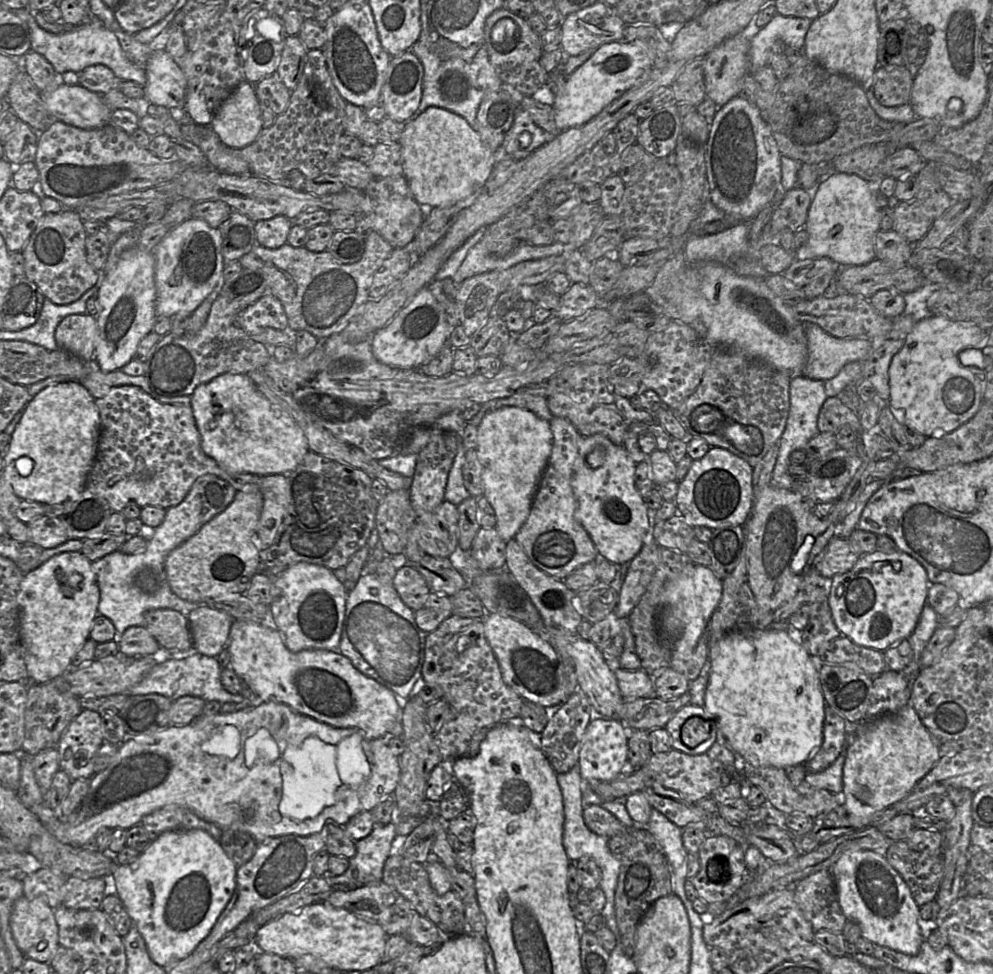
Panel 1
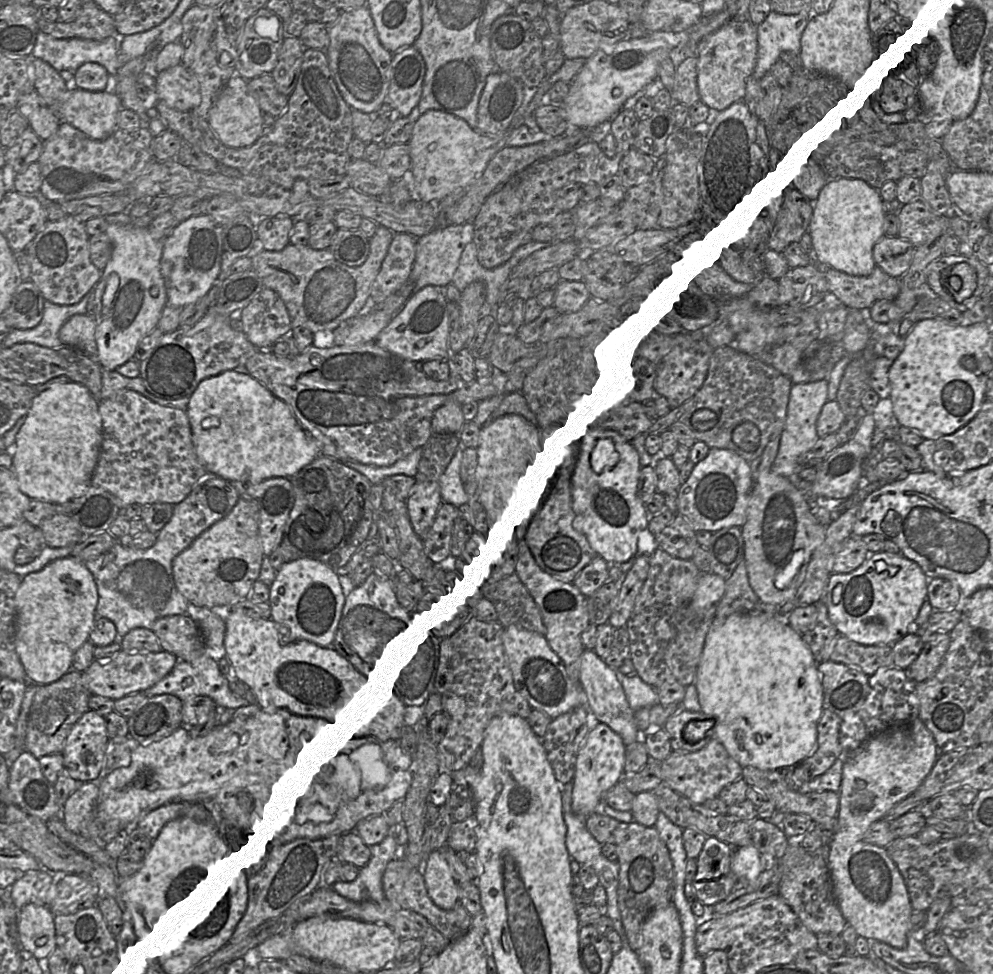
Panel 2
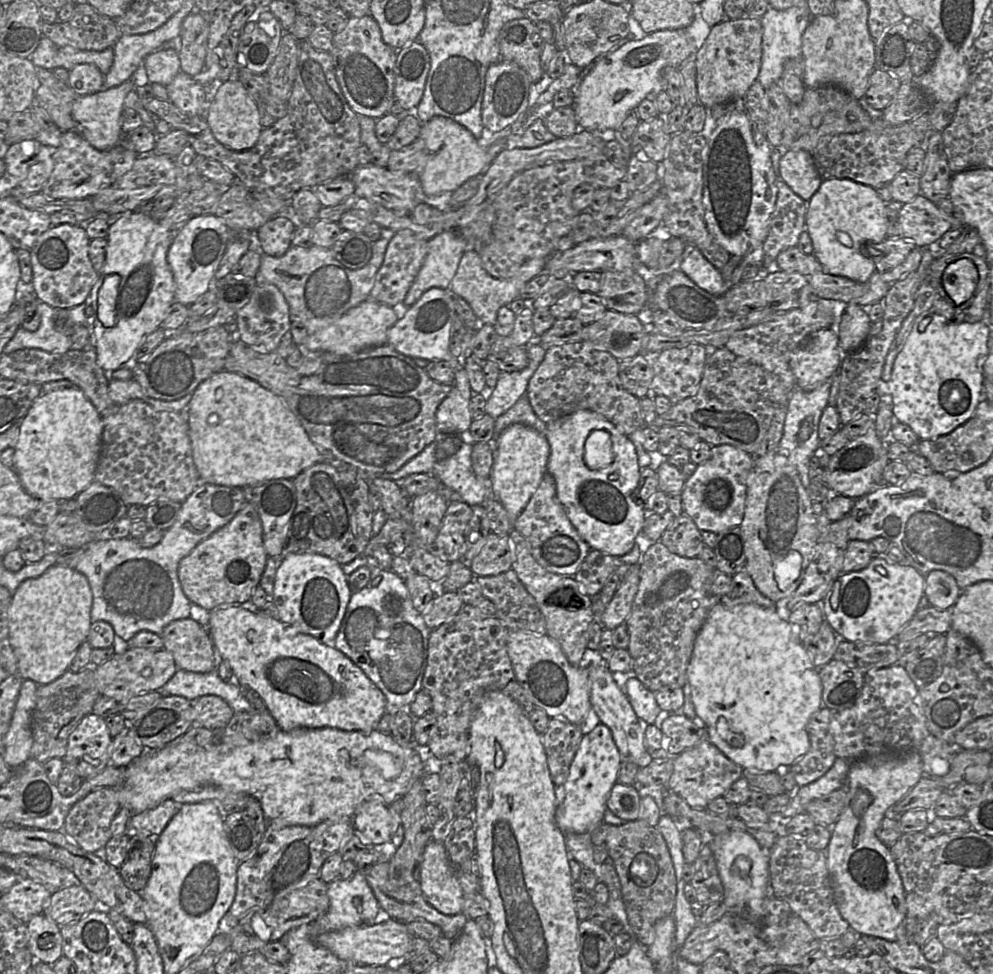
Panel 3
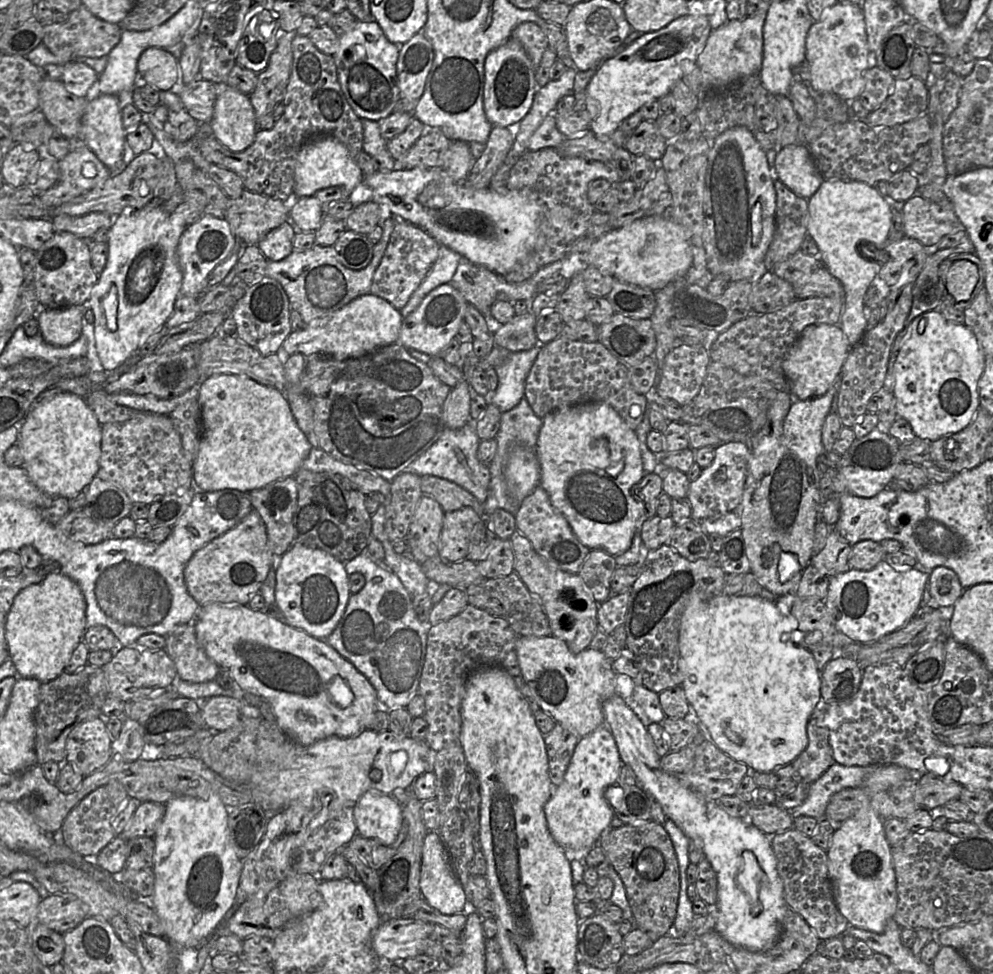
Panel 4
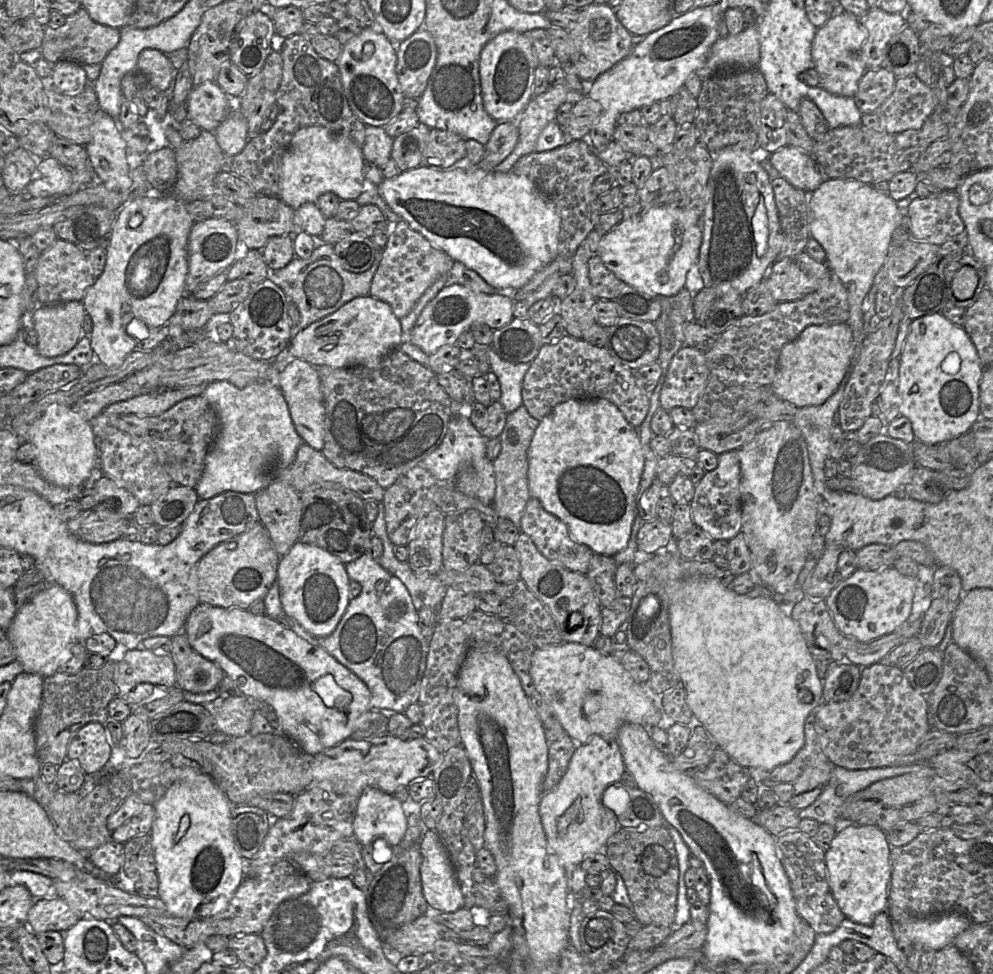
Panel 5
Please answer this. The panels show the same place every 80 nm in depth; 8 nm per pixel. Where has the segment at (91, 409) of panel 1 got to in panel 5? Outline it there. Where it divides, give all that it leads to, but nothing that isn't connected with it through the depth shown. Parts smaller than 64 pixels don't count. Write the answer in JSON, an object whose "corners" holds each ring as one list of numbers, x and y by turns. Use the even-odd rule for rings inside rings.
{"corners":[[51,404,29,430,29,441,35,449,34,465,49,482,60,487,82,485,98,465,98,448,89,421,71,407]]}

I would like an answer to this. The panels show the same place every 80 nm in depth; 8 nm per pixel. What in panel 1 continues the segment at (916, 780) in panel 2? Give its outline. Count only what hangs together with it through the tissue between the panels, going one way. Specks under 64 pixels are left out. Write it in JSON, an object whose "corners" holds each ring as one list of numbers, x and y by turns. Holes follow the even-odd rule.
{"corners":[[911,704,895,713,860,722,847,749,840,804,854,816,869,818,904,799,940,758,937,746],[848,850,832,866,831,873,835,882,840,907,847,921,857,922,861,928,861,937,874,945,916,955,925,940,925,922,920,918,920,907,900,874,889,864,883,851]]}

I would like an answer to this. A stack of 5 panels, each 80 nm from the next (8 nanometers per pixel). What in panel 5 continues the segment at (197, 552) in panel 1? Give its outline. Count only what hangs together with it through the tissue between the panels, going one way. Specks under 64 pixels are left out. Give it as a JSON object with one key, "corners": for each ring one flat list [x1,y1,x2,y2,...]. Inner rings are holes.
{"corners":[[256,522,244,533,217,544,198,561,195,571,199,601,248,610,255,601,264,599,277,579,280,557,264,525]]}

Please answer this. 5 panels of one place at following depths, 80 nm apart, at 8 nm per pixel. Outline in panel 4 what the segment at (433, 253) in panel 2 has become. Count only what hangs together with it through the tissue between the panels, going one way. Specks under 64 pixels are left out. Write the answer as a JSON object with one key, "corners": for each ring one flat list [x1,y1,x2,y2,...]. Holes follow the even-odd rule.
{"corners":[[439,245,436,261,421,284,413,292,407,304,400,310,402,318,412,313,432,290,440,285,449,284,451,282,461,257,459,253,450,248]]}

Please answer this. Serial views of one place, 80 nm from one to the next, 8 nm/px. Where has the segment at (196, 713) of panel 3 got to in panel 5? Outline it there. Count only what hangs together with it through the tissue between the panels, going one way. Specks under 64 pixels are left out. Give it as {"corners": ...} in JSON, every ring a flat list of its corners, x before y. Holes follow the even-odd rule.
{"corners":[[242,697,222,699,202,704,214,715,216,730,230,737,241,737,249,733,253,708]]}

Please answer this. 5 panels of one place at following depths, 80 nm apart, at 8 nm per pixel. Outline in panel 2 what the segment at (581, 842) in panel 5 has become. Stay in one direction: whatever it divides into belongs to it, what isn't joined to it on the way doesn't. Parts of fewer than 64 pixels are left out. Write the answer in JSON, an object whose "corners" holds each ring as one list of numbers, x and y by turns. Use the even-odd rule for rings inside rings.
{"corners":[[588,713,587,727,588,733,576,757,571,804,572,811,585,818,597,811,602,802,603,794,622,779,625,762,625,744,619,734,605,723,596,720,592,713]]}

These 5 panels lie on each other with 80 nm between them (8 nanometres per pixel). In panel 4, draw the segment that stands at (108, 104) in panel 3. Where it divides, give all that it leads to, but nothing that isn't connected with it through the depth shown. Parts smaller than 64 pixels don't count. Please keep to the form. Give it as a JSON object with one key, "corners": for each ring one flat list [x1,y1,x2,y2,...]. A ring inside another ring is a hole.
{"corners":[[101,94,88,101,82,117,81,138,89,149,106,166,111,175,120,174,134,159,134,154,126,143,126,129,122,122,122,111,115,95]]}

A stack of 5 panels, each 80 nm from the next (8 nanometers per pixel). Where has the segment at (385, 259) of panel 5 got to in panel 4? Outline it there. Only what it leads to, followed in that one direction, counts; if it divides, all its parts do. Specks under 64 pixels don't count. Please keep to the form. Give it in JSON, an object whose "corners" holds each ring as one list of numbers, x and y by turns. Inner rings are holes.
{"corners":[[397,221,374,273,370,294,389,302,400,312,436,261,438,251,439,243,423,229,406,221]]}

